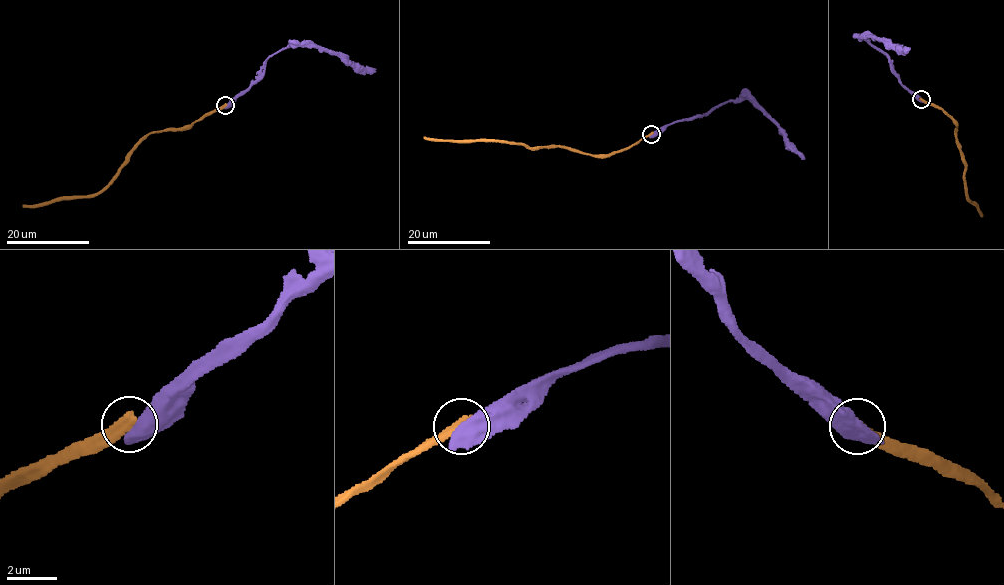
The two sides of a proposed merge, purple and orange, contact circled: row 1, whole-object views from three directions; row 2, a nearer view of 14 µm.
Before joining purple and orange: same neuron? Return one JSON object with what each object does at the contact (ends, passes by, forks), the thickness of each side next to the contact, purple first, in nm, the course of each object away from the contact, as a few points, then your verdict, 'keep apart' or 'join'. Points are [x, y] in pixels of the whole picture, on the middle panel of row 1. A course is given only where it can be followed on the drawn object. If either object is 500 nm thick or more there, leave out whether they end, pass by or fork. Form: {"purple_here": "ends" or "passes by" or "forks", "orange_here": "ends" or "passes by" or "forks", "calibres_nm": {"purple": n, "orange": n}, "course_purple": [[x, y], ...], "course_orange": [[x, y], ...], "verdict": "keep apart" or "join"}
{"calibres_nm": {"purple": 550, "orange": 480}, "course_purple": [[651, 134], [679, 120], [701, 117], [729, 101], [750, 98], [804, 159]], "course_orange": [[651, 134], [607, 155], [590, 155], [560, 146], [535, 147], [499, 141], [460, 142], [423, 137]], "verdict": "keep apart"}

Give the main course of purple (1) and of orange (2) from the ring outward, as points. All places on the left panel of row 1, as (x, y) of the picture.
1: (225, 106), (231, 105), (238, 95), (253, 84), (269, 57), (293, 44), (322, 46), (364, 68), (375, 69)
2: (225, 106), (211, 110), (190, 124), (152, 132), (137, 146), (120, 171), (97, 193), (58, 197), (22, 206)

